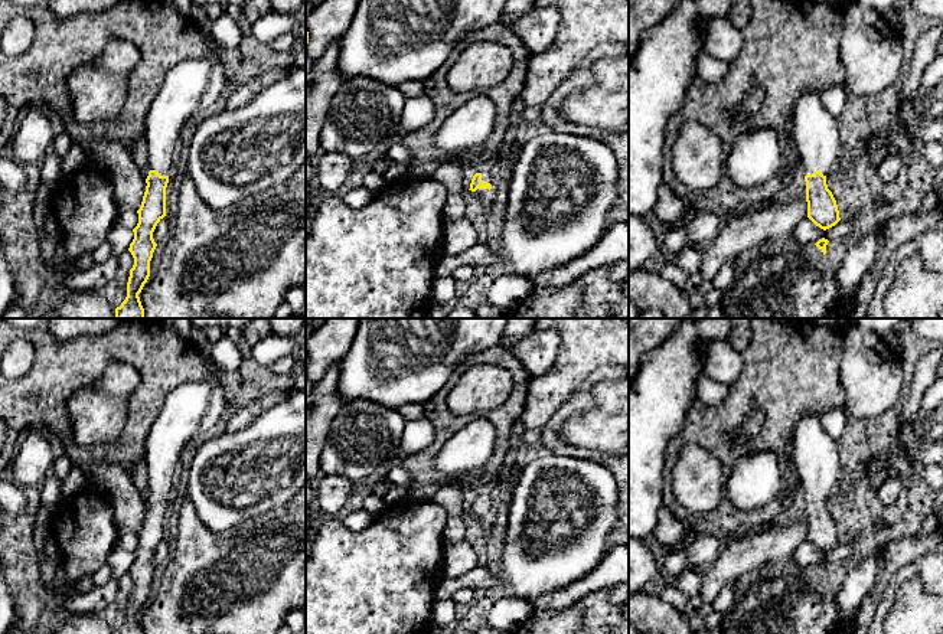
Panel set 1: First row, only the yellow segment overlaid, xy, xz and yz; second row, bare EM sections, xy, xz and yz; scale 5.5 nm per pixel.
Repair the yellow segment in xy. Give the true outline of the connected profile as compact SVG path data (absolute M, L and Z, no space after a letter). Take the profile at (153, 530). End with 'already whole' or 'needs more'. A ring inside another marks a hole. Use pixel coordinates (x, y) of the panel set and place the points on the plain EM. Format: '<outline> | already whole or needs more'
M209 375L173 389L149 431L144 461L150 494L137 533L134 562L128 571L134 588L130 592L127 620L115 634L144 634L138 617L150 599L150 584L157 569L153 555L166 539L166 510L173 473L185 448L215 427L225 406L223 388L215 376Z | needs more

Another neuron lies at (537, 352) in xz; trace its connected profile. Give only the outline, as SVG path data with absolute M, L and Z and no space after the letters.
M541 330L505 347L522 363L531 376L538 376L554 365L559 341L561 337L555 330Z

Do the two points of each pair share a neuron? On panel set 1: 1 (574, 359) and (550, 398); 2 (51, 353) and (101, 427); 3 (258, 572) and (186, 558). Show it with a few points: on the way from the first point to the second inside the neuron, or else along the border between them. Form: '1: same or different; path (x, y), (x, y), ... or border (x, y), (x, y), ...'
1: same; path (570, 369), (554, 388)
2: different; border (104, 372), (97, 385), (71, 396), (65, 414)
3: same; path (241, 572), (204, 572)

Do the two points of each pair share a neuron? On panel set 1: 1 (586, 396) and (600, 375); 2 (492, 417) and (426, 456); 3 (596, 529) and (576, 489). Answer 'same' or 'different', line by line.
1: same
2: same
3: same

